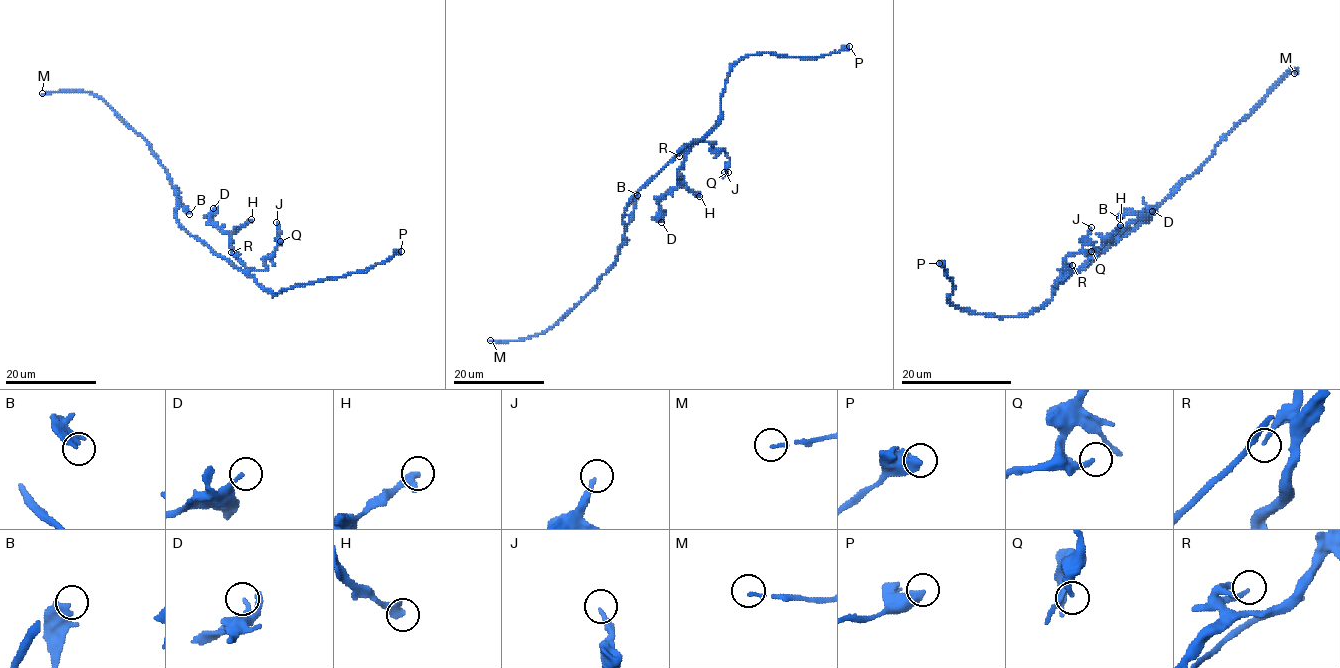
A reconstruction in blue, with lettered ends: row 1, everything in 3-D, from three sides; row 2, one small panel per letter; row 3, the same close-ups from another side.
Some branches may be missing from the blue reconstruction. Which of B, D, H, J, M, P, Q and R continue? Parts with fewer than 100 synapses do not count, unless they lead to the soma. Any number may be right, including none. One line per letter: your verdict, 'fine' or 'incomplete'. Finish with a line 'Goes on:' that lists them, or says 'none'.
B: fine
D: fine
H: fine
J: fine
M: incomplete
P: fine
Q: fine
R: fine
Goes on: M

